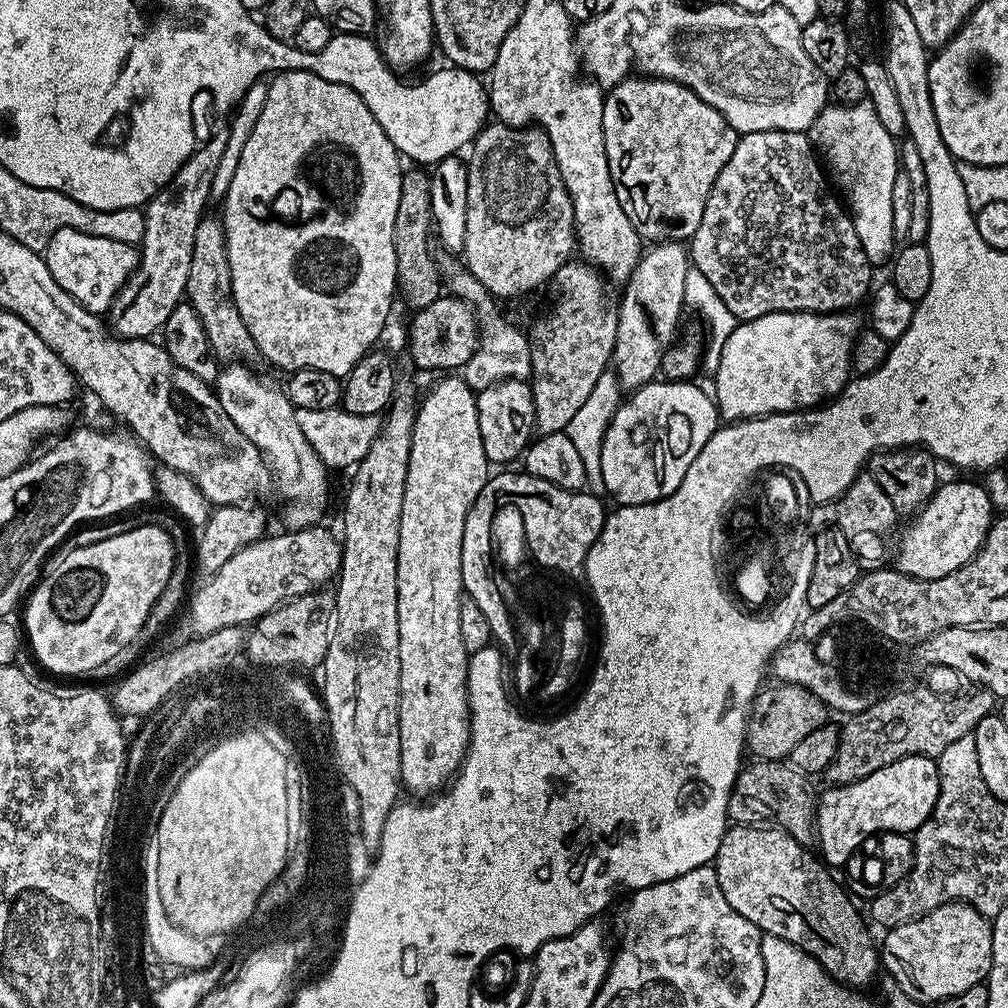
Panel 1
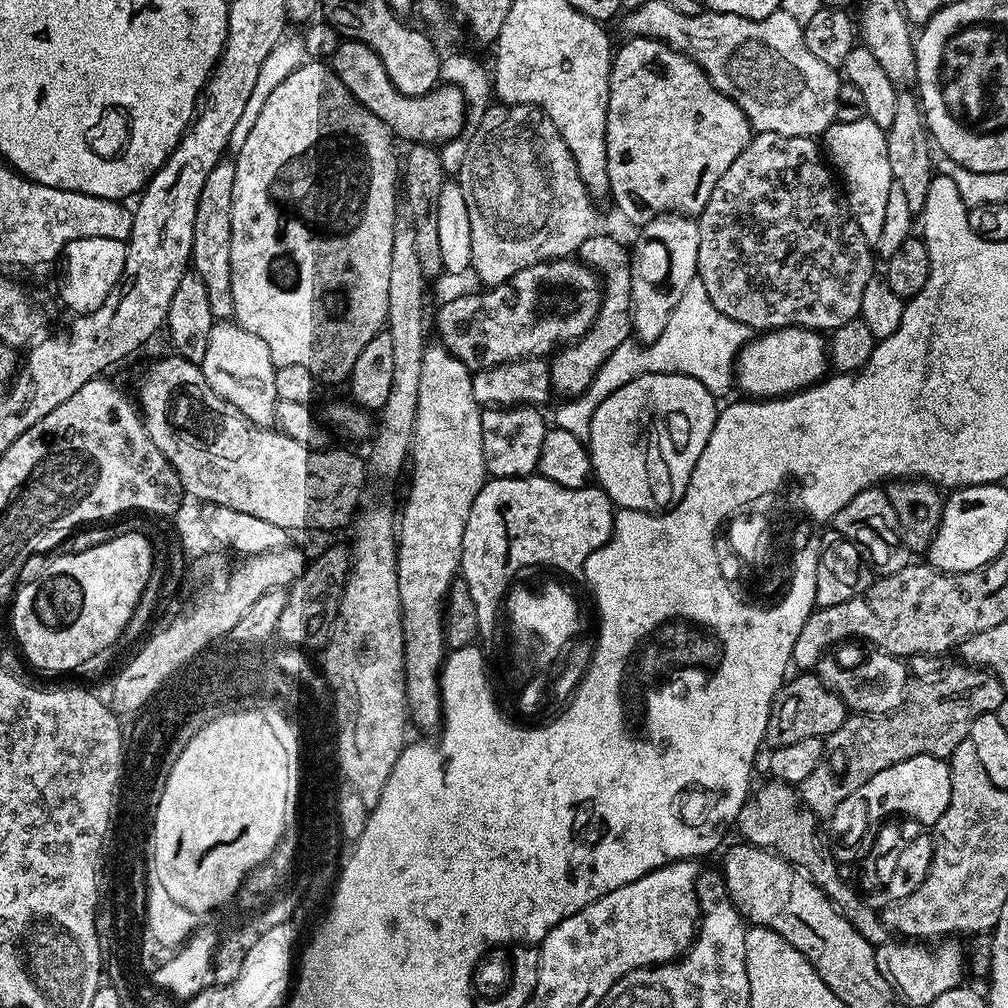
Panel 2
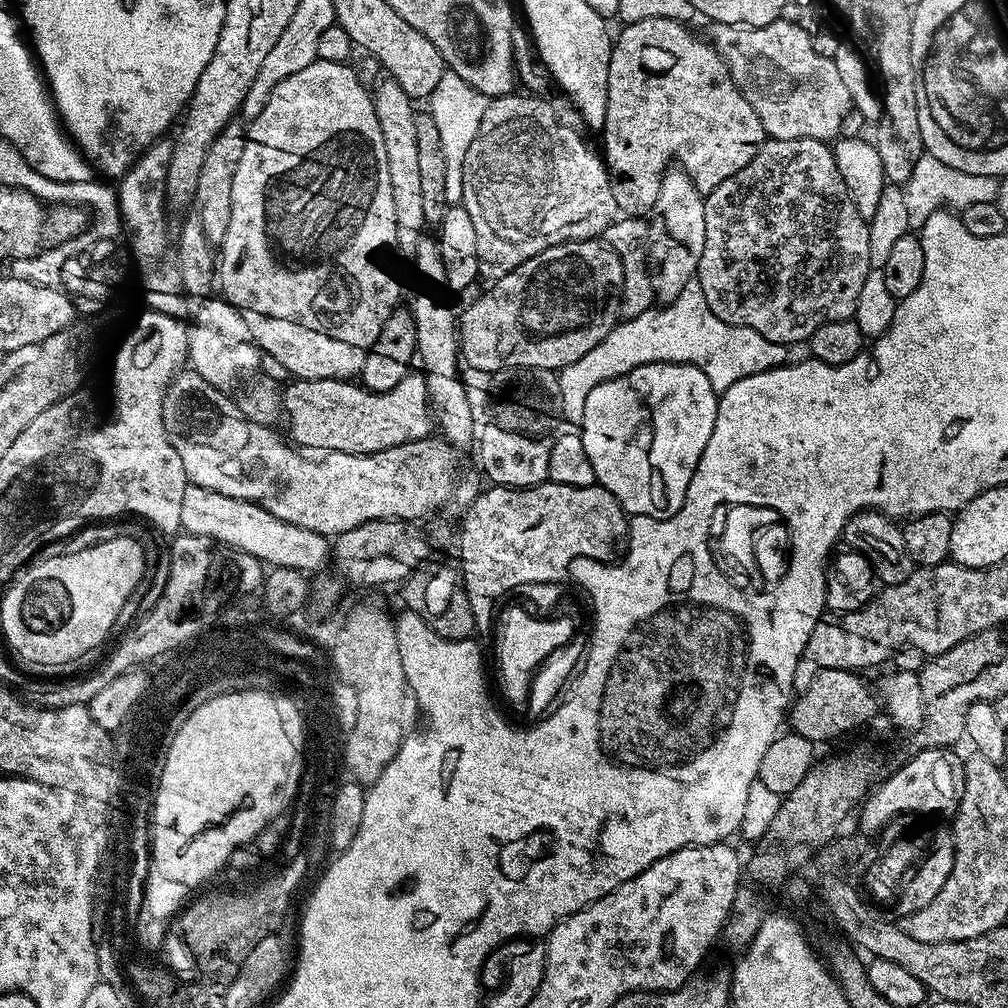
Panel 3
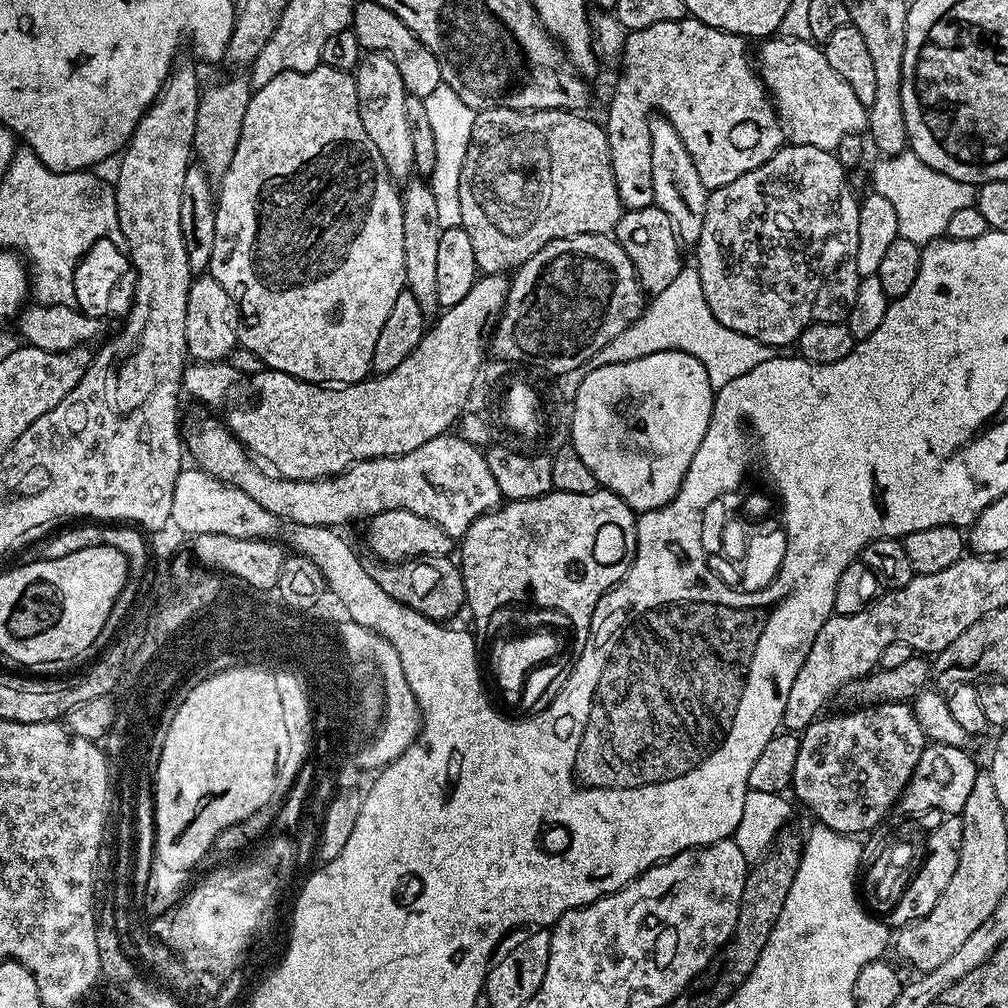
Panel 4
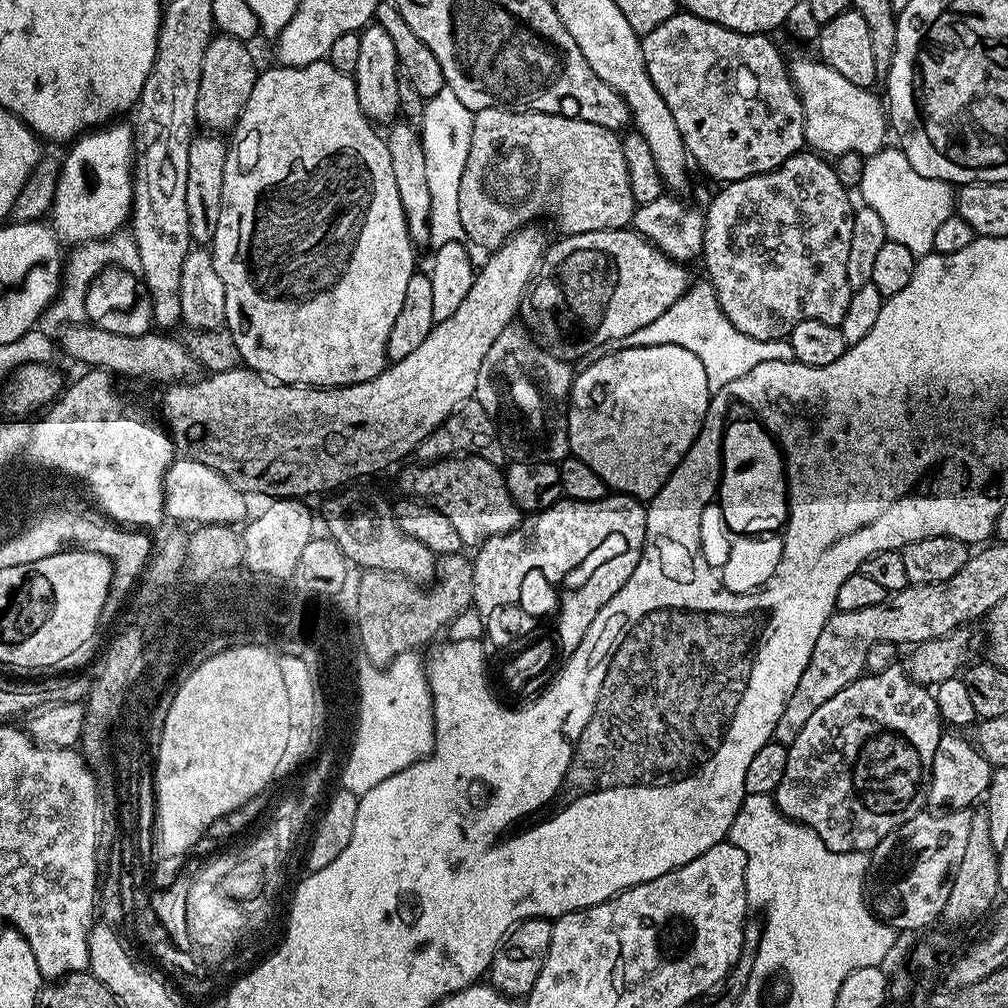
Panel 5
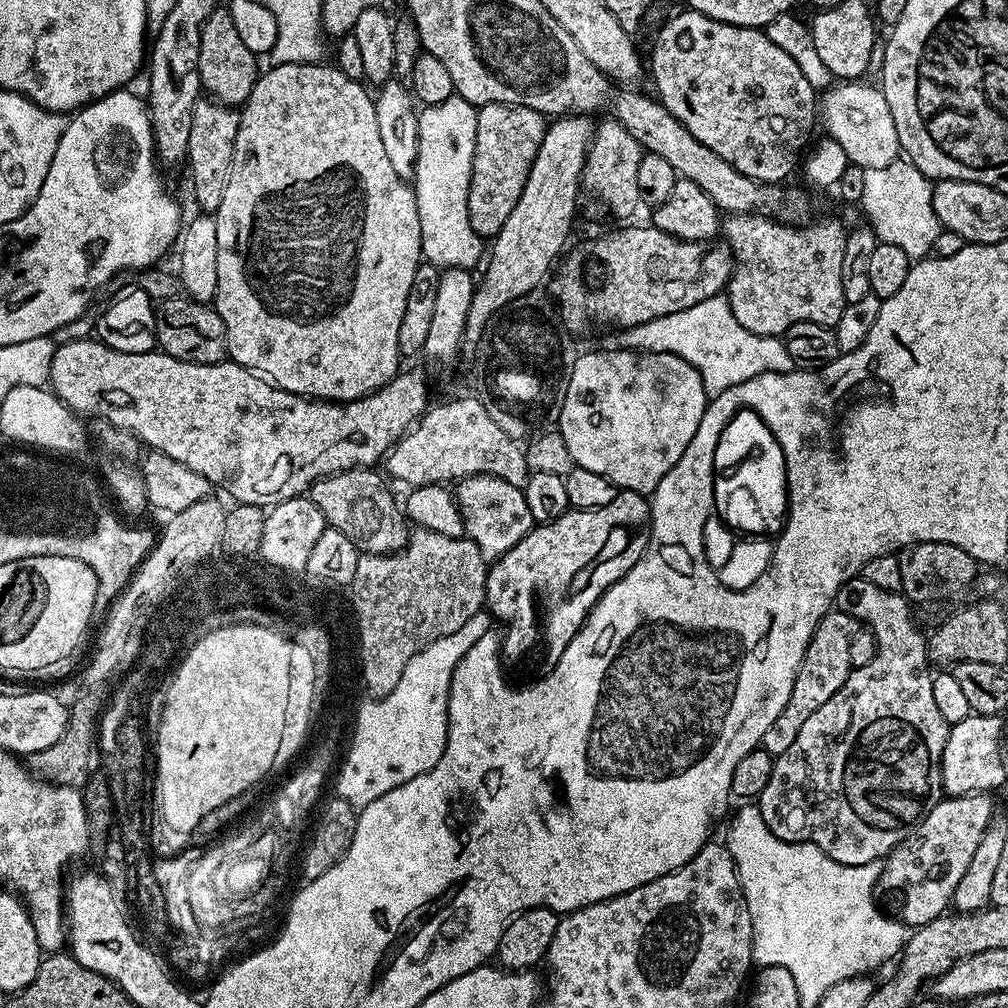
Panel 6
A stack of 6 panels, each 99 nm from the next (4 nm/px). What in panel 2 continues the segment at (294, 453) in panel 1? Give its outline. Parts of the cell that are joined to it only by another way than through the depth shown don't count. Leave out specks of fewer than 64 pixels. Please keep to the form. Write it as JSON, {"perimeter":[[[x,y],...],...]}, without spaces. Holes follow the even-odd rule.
{"perimeter":[[[216,322],[210,330],[210,342],[206,345],[206,358],[199,362],[210,390],[230,402],[235,409],[260,427],[275,423],[276,403],[279,400],[274,386],[277,365],[270,358],[270,349],[258,334],[250,334],[235,322]]]}

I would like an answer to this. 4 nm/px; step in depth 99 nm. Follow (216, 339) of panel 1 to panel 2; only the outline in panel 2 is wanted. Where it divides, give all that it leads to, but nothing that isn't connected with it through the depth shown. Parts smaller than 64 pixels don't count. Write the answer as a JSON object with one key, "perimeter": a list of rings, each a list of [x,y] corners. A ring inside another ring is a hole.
{"perimeter":[[[225,158],[214,166],[214,170],[210,170],[206,183],[202,186],[202,195],[198,198],[198,211],[194,213],[194,242],[190,268],[206,285],[206,302],[210,302],[213,317],[220,322],[227,321],[234,310],[234,294],[230,282],[230,238],[235,169],[235,159]]]}

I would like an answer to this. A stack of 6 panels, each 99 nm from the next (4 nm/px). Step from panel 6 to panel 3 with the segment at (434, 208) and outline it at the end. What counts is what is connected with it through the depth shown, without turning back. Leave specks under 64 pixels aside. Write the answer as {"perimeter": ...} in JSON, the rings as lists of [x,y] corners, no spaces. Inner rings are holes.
{"perimeter":[[[444,71],[438,78],[438,86],[430,97],[430,111],[438,126],[438,134],[442,137],[442,154],[446,158],[446,198],[449,205],[456,206],[462,201],[462,166],[466,162],[466,150],[470,150],[470,142],[474,142],[474,134],[478,134],[478,126],[482,122],[482,114],[486,110],[489,97],[482,95],[470,82],[458,78],[458,74]]]}

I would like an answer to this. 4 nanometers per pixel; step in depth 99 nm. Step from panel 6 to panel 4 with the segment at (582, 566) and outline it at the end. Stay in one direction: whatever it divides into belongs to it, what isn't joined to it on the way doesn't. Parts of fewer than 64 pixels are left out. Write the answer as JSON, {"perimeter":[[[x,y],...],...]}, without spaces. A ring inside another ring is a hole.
{"perimeter":[[[597,487],[590,494],[570,494],[569,492],[550,491],[538,498],[526,498],[525,500],[509,500],[501,503],[499,508],[493,508],[478,519],[466,530],[458,544],[458,563],[462,582],[464,583],[464,599],[466,606],[482,606],[494,604],[494,588],[496,588],[496,570],[502,568],[500,578],[502,584],[502,596],[508,592],[514,593],[516,584],[528,584],[522,582],[526,572],[530,572],[530,566],[540,568],[540,572],[546,566],[561,565],[562,570],[571,571],[573,566],[580,569],[586,566],[594,575],[596,584],[601,584],[605,590],[612,587],[613,583],[619,581],[621,576],[627,574],[636,557],[636,521],[637,513],[632,511],[630,505],[622,497],[608,489]]]}

